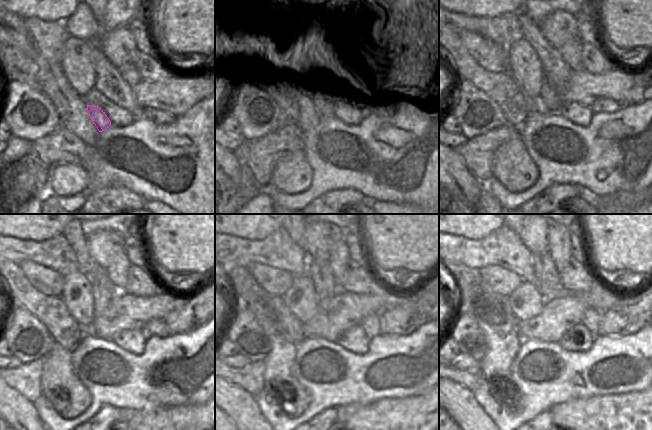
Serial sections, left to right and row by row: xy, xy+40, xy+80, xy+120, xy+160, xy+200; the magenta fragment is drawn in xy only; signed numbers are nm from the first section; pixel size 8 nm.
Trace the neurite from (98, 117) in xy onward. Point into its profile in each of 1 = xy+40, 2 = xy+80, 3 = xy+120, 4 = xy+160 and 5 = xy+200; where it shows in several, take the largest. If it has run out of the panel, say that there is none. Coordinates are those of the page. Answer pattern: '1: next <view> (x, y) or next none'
1: next xy+40 (320, 104)
2: next xy+80 (551, 97)
3: next xy+120 (103, 289)
4: next xy+160 (319, 272)
5: next xy+200 (547, 275)

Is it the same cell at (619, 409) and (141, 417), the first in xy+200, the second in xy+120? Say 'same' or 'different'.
same

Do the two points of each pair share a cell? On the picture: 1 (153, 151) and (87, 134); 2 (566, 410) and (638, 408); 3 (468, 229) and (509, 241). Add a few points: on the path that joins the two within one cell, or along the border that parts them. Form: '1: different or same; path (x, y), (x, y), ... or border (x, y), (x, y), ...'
1: different; border (99, 132), (97, 142), (91, 148)
2: same; path (584, 413), (620, 413)
3: different; border (504, 224), (479, 239), (464, 238)

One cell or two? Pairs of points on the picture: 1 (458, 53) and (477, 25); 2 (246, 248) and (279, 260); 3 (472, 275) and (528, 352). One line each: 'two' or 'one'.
1: two
2: one
3: two

